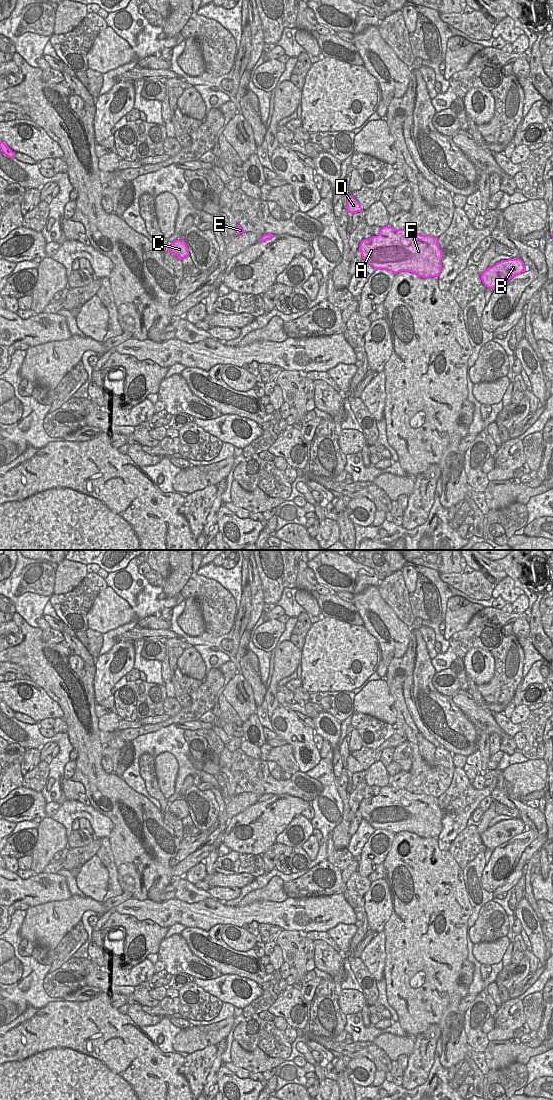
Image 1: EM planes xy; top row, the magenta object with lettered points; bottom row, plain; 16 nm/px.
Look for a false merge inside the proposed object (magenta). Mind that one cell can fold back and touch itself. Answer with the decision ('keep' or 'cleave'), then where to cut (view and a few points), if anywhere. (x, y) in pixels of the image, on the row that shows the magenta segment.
keep; cut none

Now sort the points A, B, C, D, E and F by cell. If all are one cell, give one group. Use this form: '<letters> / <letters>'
A B C D E F

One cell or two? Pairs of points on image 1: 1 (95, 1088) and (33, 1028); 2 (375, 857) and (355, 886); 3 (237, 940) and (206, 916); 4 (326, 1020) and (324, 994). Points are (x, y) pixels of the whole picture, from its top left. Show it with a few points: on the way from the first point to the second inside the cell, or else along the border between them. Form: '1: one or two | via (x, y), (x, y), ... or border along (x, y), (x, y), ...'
1: one | via (79, 1072), (56, 1046), (49, 1044)
2: two | border along (357, 870), (362, 876), (368, 877)
3: two | border along (225, 924), (234, 924), (241, 927)
4: one | via (325, 1014), (325, 1000)

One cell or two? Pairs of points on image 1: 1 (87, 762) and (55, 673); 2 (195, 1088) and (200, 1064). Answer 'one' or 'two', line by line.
1: one
2: one

